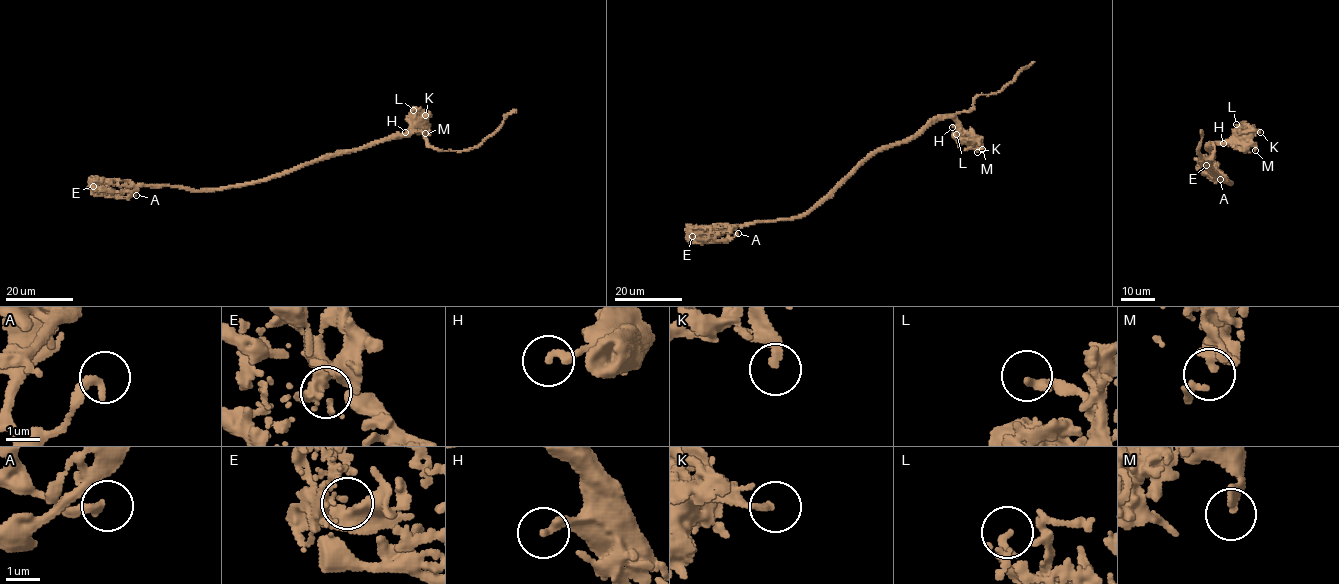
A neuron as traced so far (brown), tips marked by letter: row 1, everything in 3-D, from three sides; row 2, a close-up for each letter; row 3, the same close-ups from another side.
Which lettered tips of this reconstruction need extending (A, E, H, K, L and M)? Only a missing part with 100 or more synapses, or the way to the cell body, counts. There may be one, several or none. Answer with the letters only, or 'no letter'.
no letter

